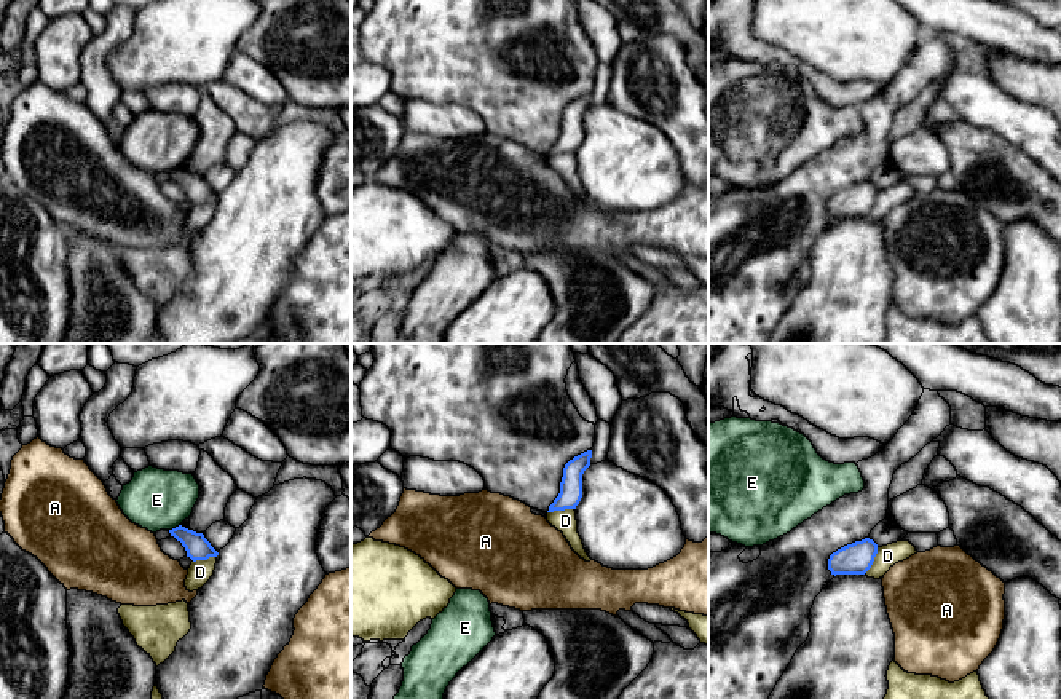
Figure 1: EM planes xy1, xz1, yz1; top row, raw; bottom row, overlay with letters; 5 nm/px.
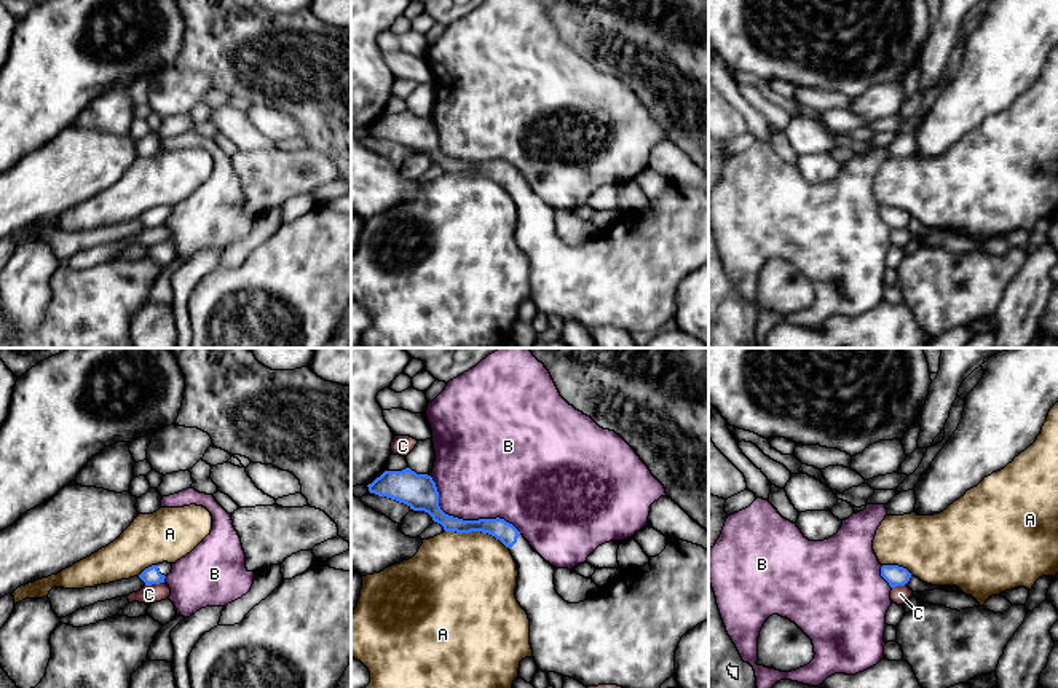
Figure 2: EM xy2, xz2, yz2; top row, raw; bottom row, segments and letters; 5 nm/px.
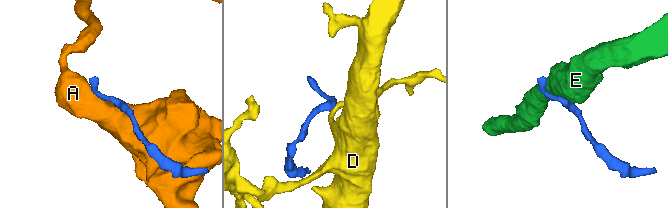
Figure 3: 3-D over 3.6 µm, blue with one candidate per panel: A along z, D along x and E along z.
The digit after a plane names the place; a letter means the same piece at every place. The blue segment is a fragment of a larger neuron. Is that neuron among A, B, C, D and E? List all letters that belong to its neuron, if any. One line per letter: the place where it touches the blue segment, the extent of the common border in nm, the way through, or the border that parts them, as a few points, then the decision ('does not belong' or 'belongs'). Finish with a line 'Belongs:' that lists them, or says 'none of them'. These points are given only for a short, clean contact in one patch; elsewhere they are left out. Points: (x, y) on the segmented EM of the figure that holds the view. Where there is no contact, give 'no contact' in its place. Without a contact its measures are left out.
A: contact xz2 (477, 530); length 340 nm; border xz2 (446, 530), (487, 532), (509, 548); does not belong
B: contact xz2 (465, 521); length 550 nm; does not belong
C: contact xy2 (153, 583); length 100 nm; does not belong
D: contact xz1 (560, 509); length 140 nm; border xz1 (573, 508), (548, 513); does not belong
E: contact xy1 (176, 527); length 70 nm; does not belong
Belongs: none of them

